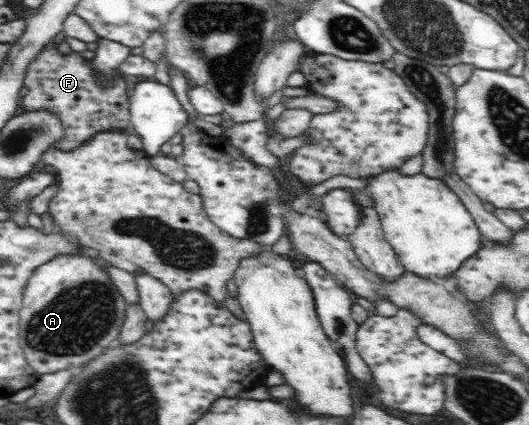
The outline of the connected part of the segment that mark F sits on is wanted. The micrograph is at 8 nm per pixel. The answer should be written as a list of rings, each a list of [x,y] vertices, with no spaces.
[[[48,40],[35,54],[36,57],[28,63],[22,80],[21,87],[26,89],[26,95],[19,101],[19,113],[46,112],[57,117],[59,126],[62,128],[62,137],[60,141],[54,142],[52,147],[60,152],[75,152],[80,145],[86,144],[96,135],[122,132],[126,127],[130,127],[128,111],[130,83],[127,75],[120,69],[113,69],[109,74],[100,73],[93,66],[92,60],[84,59],[77,51],[60,53],[53,40]]]

